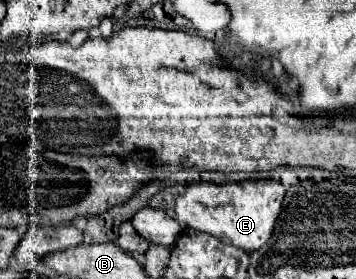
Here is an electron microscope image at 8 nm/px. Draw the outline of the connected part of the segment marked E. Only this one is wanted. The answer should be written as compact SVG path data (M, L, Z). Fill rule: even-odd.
M274 180L264 182L234 182L234 184L190 184L182 196L176 198L176 220L182 228L208 232L224 244L254 252L264 246L274 230L276 218L282 210L284 186Z

